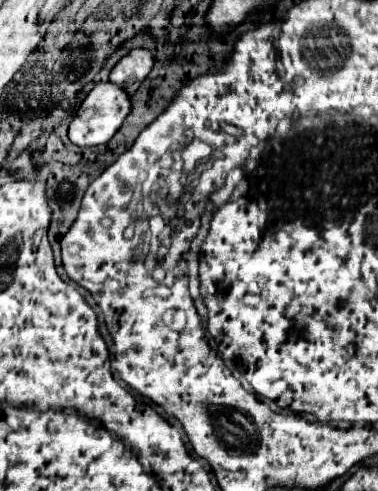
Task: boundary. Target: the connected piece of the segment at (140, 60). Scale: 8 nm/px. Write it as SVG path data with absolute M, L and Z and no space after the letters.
M130 50L110 72L110 80L122 86L128 94L134 94L140 82L150 74L154 66L154 54L150 50Z

